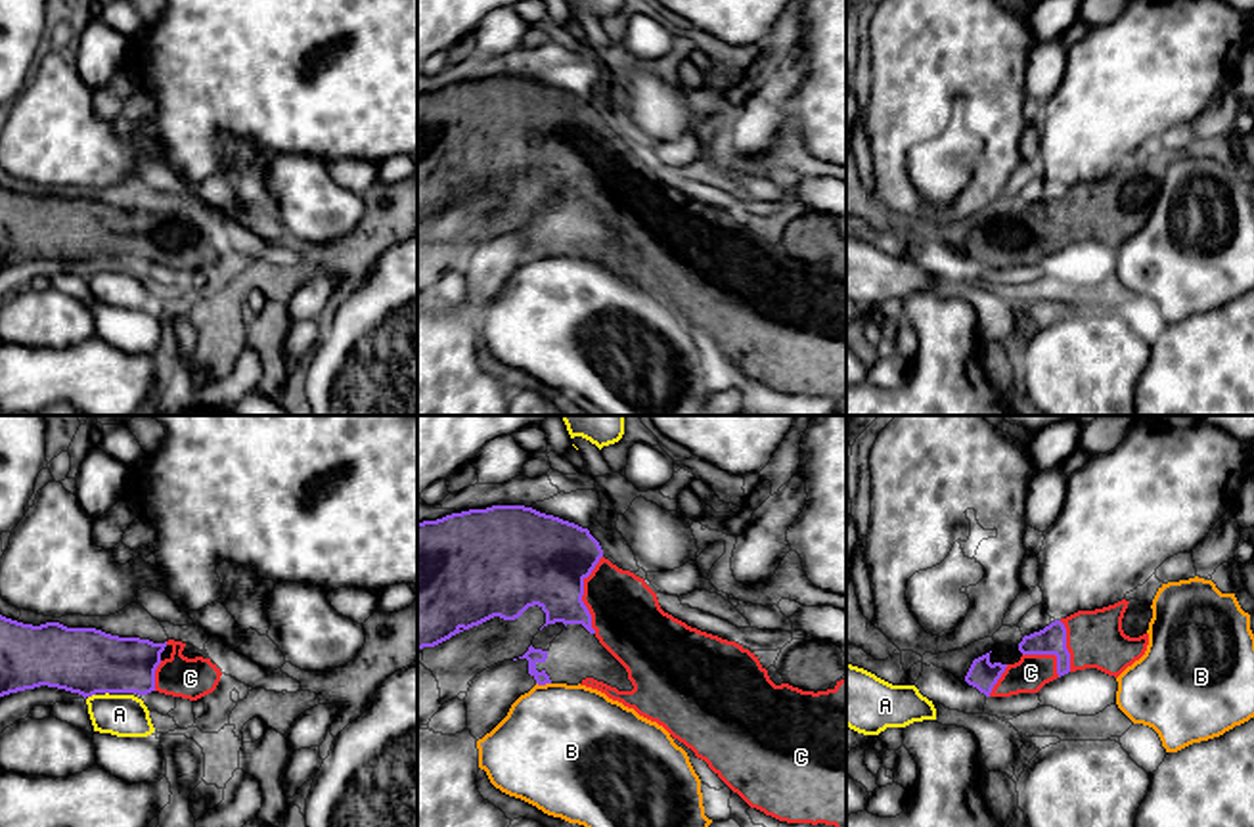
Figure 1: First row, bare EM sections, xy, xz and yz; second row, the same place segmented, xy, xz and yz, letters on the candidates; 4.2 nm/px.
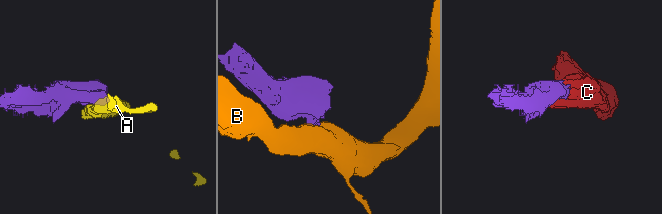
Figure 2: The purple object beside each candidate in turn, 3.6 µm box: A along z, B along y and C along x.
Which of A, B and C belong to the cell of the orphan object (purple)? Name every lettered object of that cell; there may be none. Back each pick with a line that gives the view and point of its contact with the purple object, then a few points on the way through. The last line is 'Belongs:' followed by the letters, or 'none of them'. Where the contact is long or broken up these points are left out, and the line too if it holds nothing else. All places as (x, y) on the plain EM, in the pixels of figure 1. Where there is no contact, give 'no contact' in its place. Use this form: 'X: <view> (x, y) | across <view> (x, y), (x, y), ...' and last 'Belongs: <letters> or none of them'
C: xz (582, 165)
Belongs: C

